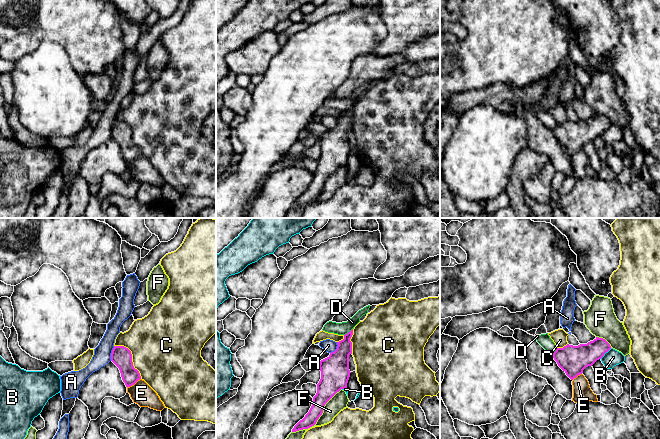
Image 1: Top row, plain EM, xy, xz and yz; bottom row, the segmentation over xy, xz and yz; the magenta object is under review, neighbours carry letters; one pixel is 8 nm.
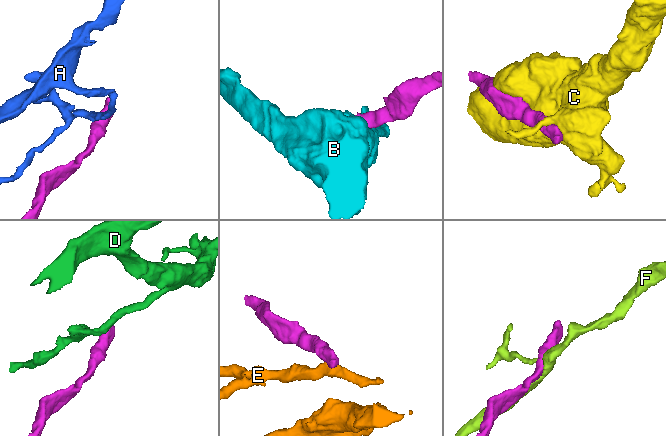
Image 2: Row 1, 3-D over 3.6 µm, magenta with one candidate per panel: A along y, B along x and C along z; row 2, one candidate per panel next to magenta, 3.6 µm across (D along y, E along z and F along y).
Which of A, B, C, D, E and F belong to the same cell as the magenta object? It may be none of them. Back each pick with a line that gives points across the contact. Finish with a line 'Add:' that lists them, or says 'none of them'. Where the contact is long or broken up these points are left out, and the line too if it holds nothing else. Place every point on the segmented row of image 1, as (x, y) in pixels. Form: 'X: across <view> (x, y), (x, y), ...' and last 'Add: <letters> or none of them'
Add: none of them

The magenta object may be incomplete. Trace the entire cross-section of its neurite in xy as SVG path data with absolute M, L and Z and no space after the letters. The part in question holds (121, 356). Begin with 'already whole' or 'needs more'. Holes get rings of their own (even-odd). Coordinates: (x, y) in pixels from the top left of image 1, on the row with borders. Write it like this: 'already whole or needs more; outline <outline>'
already whole; outline M114 346L111 361L119 368L126 387L134 385L141 379L140 373L134 368L131 351L124 346Z

